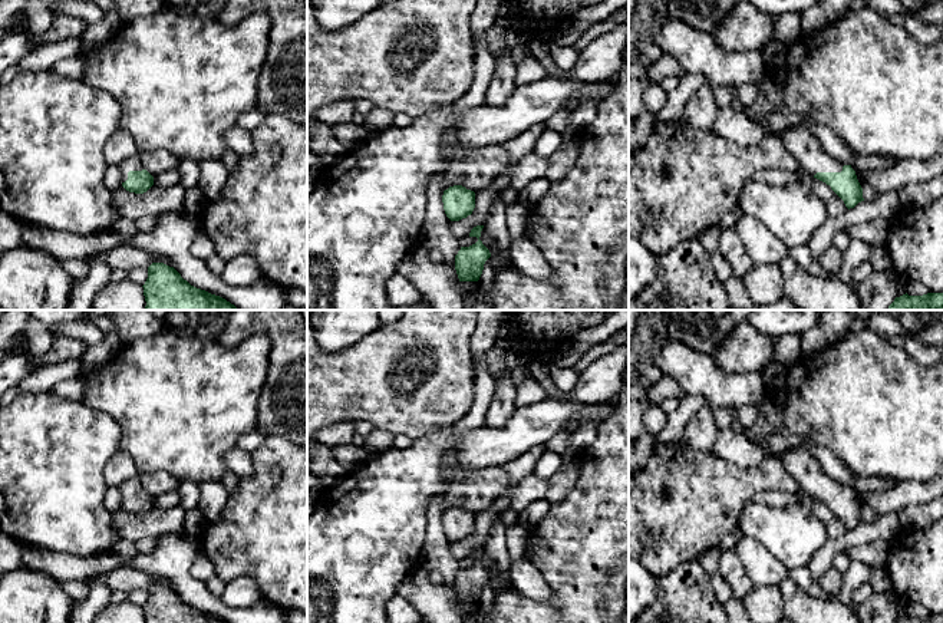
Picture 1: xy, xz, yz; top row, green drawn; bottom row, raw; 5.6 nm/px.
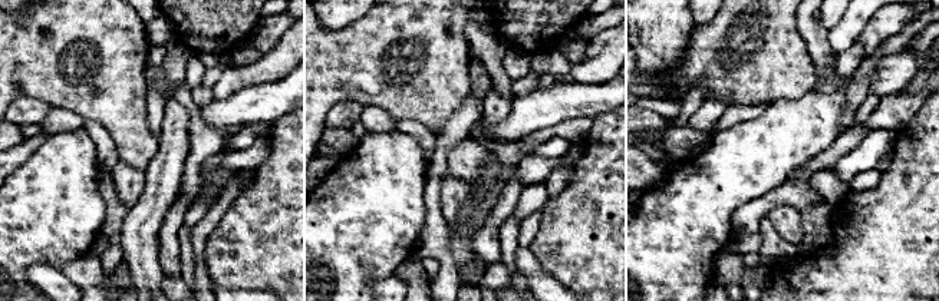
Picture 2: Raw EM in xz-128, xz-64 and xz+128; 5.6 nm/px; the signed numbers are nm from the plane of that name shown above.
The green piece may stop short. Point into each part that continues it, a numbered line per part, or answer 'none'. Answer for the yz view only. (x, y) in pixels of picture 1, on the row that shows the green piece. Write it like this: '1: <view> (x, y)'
1: yz (800, 142)

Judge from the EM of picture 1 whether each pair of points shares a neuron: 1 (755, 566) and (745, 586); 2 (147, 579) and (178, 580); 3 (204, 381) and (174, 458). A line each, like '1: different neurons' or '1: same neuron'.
1: different neurons
2: different neurons
3: same neuron

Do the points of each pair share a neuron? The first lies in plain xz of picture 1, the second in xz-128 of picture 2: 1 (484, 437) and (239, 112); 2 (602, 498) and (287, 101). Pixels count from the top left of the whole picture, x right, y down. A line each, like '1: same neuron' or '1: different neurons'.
1: same neuron
2: different neurons

